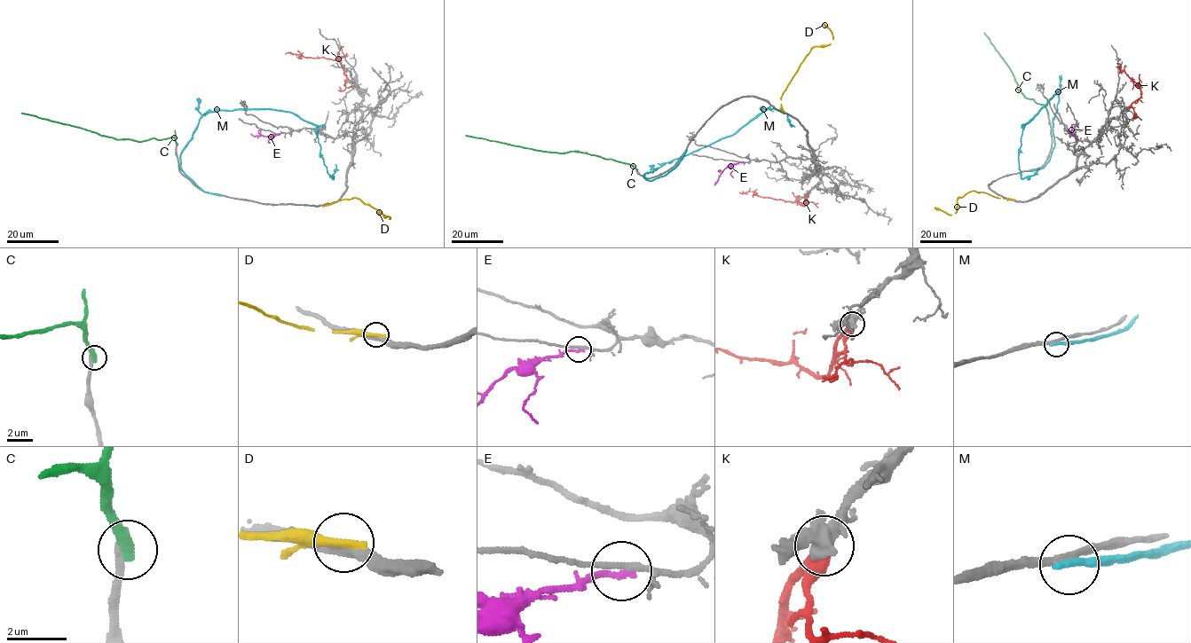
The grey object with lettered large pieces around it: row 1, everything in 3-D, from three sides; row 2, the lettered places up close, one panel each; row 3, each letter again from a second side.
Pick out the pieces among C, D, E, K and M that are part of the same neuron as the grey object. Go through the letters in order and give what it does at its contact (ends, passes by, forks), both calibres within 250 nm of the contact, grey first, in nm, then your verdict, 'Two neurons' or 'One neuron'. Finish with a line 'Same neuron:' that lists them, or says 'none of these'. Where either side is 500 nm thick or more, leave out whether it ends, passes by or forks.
C: It ends there. Thickness 220 nm (grey) against 400 nm. Two neurons
D: It ends there. Thickness 360 nm (grey) against 360 nm. Two neurons
E: It ends there. Thickness 170 nm (grey) against 240 nm. Two neurons
K: Thickness 420 nm (grey) against 600 nm. One neuron
M: It ends there. Thickness 280 nm (grey) against 380 nm. Two neurons
Same neuron: K

